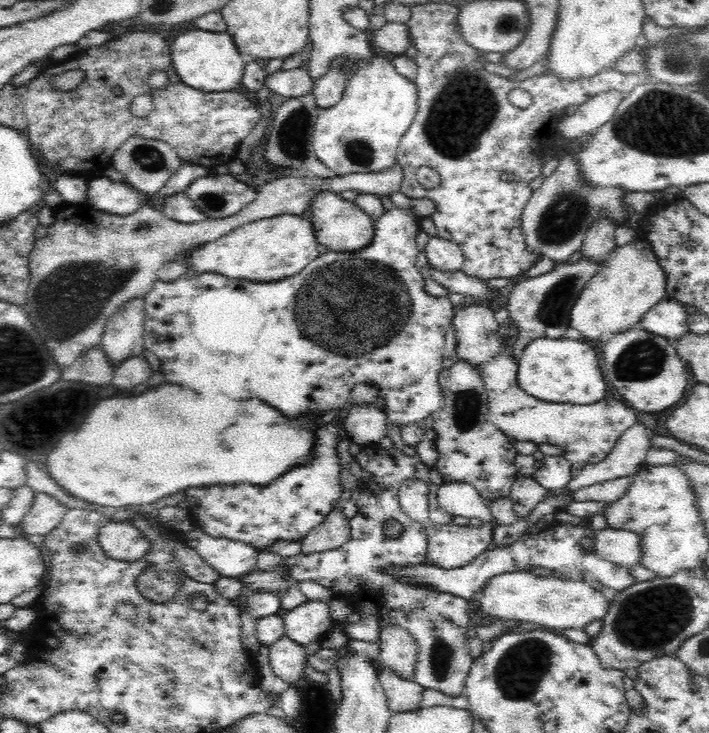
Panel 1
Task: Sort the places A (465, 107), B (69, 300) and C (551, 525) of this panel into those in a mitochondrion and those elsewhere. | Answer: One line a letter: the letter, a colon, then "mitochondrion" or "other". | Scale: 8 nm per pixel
A: mitochondrion
B: mitochondrion
C: other

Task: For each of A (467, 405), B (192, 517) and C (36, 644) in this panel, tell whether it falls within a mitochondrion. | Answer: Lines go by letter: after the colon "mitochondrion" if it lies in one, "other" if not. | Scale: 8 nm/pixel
A: mitochondrion
B: other
C: other

